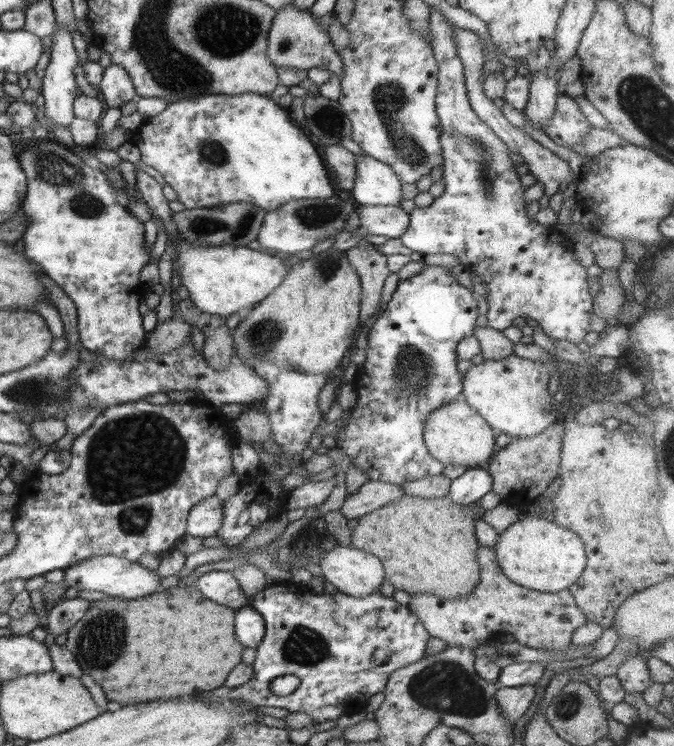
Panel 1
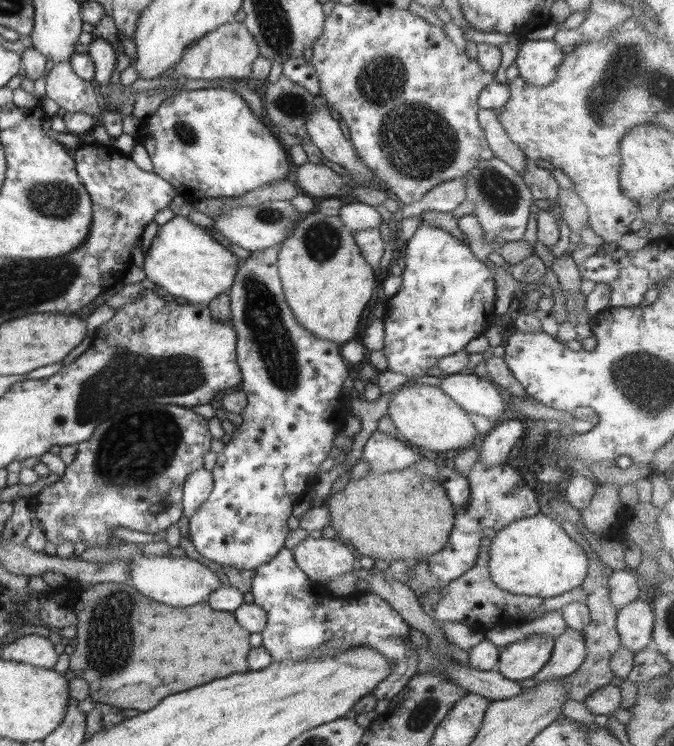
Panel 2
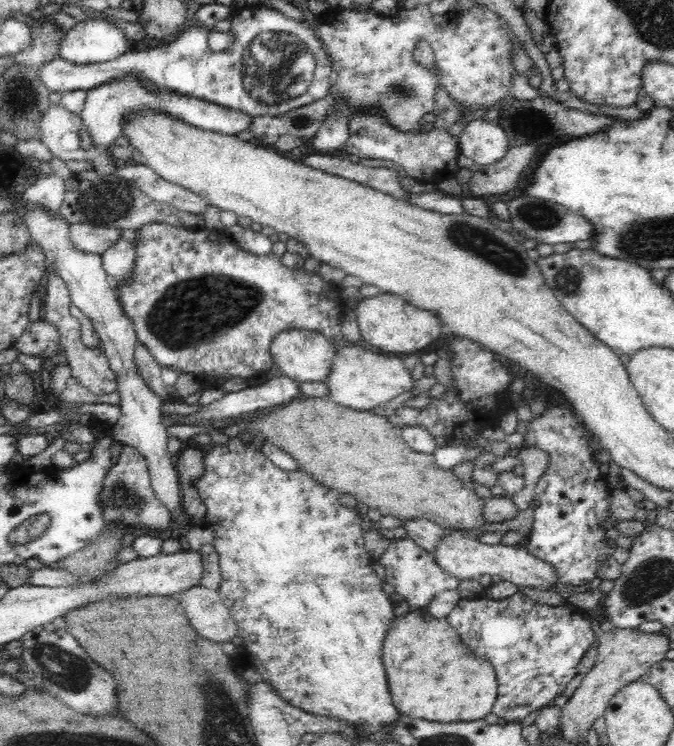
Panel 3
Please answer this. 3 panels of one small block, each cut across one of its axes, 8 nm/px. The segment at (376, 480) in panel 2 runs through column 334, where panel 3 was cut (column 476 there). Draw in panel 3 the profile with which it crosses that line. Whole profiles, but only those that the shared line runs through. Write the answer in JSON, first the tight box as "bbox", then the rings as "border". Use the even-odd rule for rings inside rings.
{"bbox":[220,397,486,530],"border":[[[302,397],[297,400],[292,400],[284,404],[285,406],[278,406],[278,408],[274,408],[270,414],[267,416],[259,416],[255,421],[250,421],[248,423],[234,423],[225,426],[220,429],[221,432],[224,432],[226,436],[236,437],[237,434],[251,432],[253,434],[253,438],[256,435],[260,435],[262,437],[262,442],[270,441],[272,444],[278,446],[278,448],[282,449],[282,451],[288,453],[288,455],[294,456],[296,459],[296,463],[298,463],[299,470],[303,472],[308,472],[315,480],[318,480],[320,483],[324,484],[325,487],[331,488],[332,490],[339,491],[341,494],[348,494],[363,506],[364,509],[372,508],[373,510],[380,511],[382,515],[386,516],[395,516],[402,520],[412,520],[412,518],[424,518],[426,520],[431,520],[436,524],[444,528],[450,528],[452,530],[476,530],[476,528],[480,528],[480,526],[484,526],[486,524],[486,519],[484,519],[484,508],[485,502],[478,497],[478,493],[476,493],[475,489],[471,484],[462,484],[459,482],[459,479],[454,474],[453,470],[443,470],[439,468],[436,464],[436,460],[434,459],[434,455],[426,454],[424,452],[416,452],[412,450],[408,443],[404,440],[402,436],[402,428],[394,427],[388,423],[388,419],[384,416],[376,416],[372,411],[356,411],[352,408],[347,408],[344,406],[340,406],[337,403],[334,403],[330,400],[329,397],[321,397],[321,398],[309,398]]]}

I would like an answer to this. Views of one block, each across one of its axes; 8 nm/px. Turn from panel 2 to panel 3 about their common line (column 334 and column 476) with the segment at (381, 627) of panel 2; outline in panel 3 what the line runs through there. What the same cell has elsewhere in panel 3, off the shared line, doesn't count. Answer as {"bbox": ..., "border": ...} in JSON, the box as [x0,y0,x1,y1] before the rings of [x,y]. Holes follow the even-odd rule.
{"bbox":[446,591,597,722],"border":[[[517,591],[504,599],[486,596],[460,599],[454,607],[446,621],[458,631],[464,643],[472,648],[476,656],[482,656],[495,668],[497,697],[491,712],[498,718],[505,718],[507,722],[521,721],[530,712],[549,704],[553,705],[555,698],[562,695],[566,685],[577,673],[577,666],[584,653],[597,642],[587,615],[571,603],[556,606],[540,604]]]}

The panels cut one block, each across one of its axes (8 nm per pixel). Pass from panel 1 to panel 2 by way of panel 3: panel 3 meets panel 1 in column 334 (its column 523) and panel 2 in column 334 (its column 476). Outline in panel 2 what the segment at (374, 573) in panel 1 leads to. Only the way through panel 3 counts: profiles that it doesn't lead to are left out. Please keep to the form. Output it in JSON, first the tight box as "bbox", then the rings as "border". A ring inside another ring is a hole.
{"bbox":[292,537,358,582],"border":[[[306,537],[303,541],[298,543],[292,548],[294,560],[298,563],[298,566],[315,582],[328,582],[342,574],[350,572],[357,565],[358,554],[353,547],[349,547],[347,544],[341,544],[336,541],[336,538],[324,538],[320,537],[314,539],[312,537]]]}

